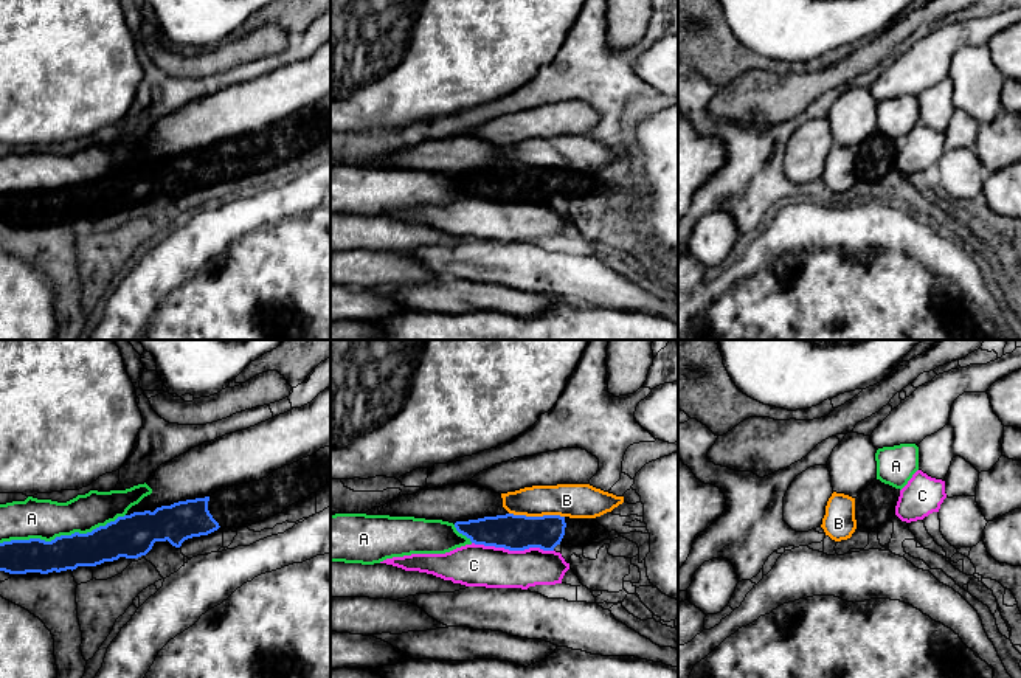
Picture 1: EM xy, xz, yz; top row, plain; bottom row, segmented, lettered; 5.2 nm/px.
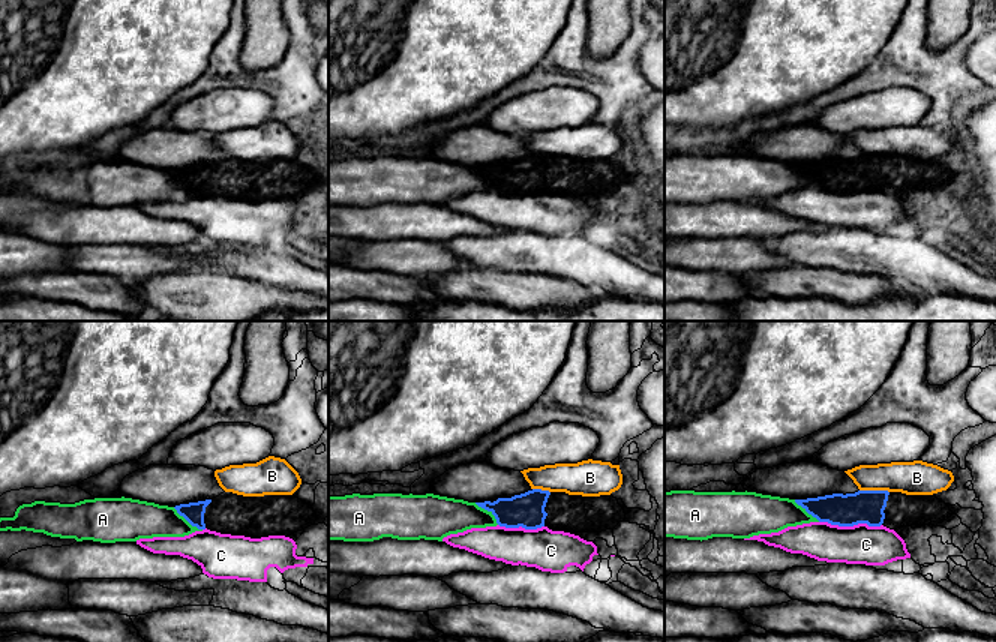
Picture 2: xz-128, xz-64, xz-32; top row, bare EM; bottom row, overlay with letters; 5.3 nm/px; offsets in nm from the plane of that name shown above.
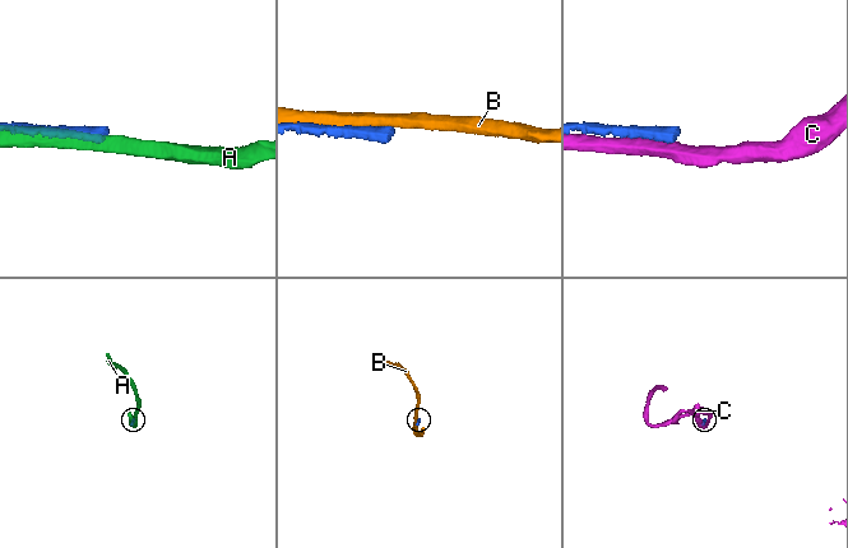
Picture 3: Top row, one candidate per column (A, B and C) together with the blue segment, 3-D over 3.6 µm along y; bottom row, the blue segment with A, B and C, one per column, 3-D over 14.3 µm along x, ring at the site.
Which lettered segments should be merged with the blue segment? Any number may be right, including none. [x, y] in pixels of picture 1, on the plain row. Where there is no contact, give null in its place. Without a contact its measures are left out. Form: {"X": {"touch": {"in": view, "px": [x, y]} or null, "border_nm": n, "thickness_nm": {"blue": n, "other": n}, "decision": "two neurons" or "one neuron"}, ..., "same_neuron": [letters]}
{"A": {"touch": {"in": "xy", "px": [62, 188]}, "border_nm": 650, "thickness_nm": {"blue": 190, "other": 200}, "decision": "two neurons"}, "B": {"touch": {"in": "xz", "px": [537, 169]}, "border_nm": 280, "thickness_nm": {"blue": 190, "other": 180}, "decision": "two neurons"}, "C": {"touch": {"in": "xz", "px": [512, 202]}, "border_nm": 420, "thickness_nm": {"blue": 190, "other": 220}, "decision": "two neurons"}, "same_neuron": []}

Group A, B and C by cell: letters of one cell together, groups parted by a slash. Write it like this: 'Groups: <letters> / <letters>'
Groups: A / B / C

